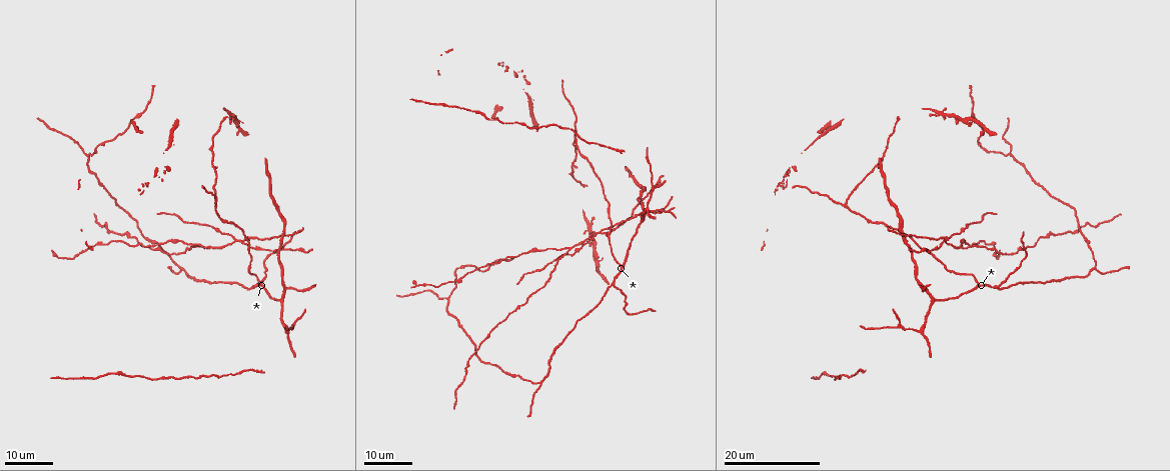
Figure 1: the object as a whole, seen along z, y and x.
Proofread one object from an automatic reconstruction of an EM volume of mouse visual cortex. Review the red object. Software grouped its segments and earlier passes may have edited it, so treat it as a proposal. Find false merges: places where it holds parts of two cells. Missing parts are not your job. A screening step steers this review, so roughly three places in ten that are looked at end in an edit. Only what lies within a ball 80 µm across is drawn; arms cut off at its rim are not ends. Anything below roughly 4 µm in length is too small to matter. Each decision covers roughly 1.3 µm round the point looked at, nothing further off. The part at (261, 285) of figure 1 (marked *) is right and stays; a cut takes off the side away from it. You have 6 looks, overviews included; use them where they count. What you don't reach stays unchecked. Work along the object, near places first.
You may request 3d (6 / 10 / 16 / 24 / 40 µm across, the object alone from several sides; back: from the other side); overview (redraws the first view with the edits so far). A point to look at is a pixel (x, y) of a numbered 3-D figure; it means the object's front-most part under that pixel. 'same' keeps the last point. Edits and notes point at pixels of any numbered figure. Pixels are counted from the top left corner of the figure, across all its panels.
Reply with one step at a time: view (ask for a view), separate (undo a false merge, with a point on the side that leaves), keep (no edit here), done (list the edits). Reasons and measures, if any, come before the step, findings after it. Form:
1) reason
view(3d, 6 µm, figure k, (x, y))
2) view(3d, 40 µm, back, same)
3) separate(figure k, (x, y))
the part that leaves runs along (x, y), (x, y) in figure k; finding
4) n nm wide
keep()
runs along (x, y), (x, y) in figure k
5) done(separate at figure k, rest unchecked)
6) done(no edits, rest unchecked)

arms part here
view(3d, 24 µm, figure 1, (570, 250))

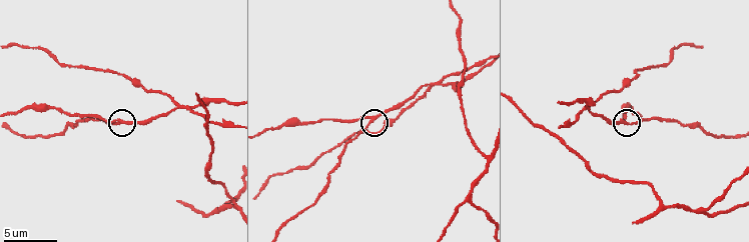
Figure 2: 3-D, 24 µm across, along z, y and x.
view(3d, 6 µm, figure 2, (625, 122))

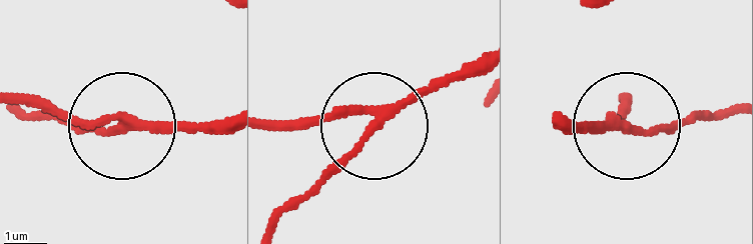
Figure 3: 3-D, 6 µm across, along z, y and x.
200 nm wide
keep()
runs along (229, 119), (111, 127), (14, 102) in figure 3; continuous, no second cell

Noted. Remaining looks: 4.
arms part here
view(3d, 24 µm, figure 1, (540, 382))

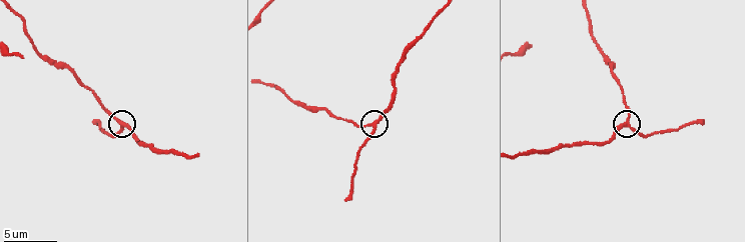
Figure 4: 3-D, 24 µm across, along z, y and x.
view(3d, 6 µm, figure 4, (118, 122))

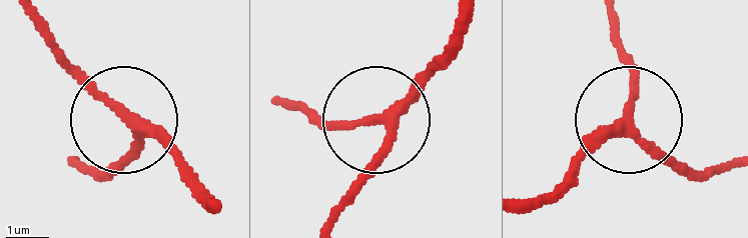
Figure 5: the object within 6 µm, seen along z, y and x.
side arm 9 µm
keep()
runs along (521, 203), (629, 125), (700, 178) in figure 5; all the same cell

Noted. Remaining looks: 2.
branch point
view(3d, 6 µm, figure 2, (585, 109))

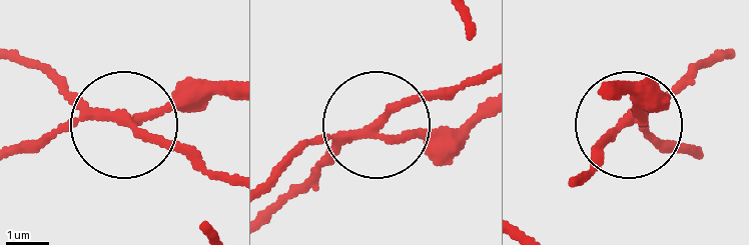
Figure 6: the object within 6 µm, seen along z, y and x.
view(3d, 6 µm, back, figure 6, (379, 118))

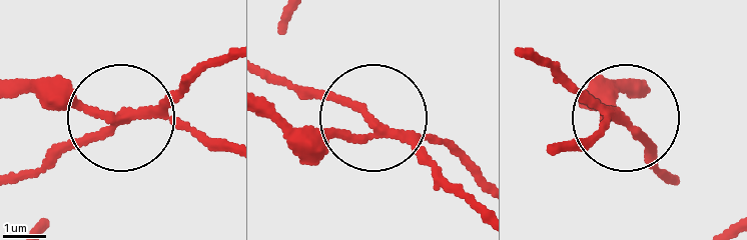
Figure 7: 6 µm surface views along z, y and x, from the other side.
3 arms
separate(figure 7, (182, 80))
the part that leaves runs along (145, 115), (228, 61) in figure 7; a second cell is stuck on

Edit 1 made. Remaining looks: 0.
done(separate at figure 7, rest unchecked)

